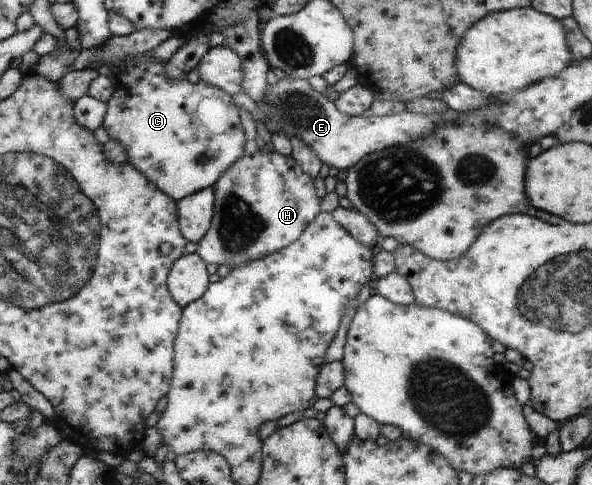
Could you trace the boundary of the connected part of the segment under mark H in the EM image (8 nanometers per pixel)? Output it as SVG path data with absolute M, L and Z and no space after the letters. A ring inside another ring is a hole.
M274 150L269 153L257 151L253 155L244 155L224 172L215 184L214 191L217 199L211 230L199 242L196 250L208 266L234 268L278 252L295 243L304 234L308 223L320 212L320 202L314 192L312 178L292 155L282 156Z

